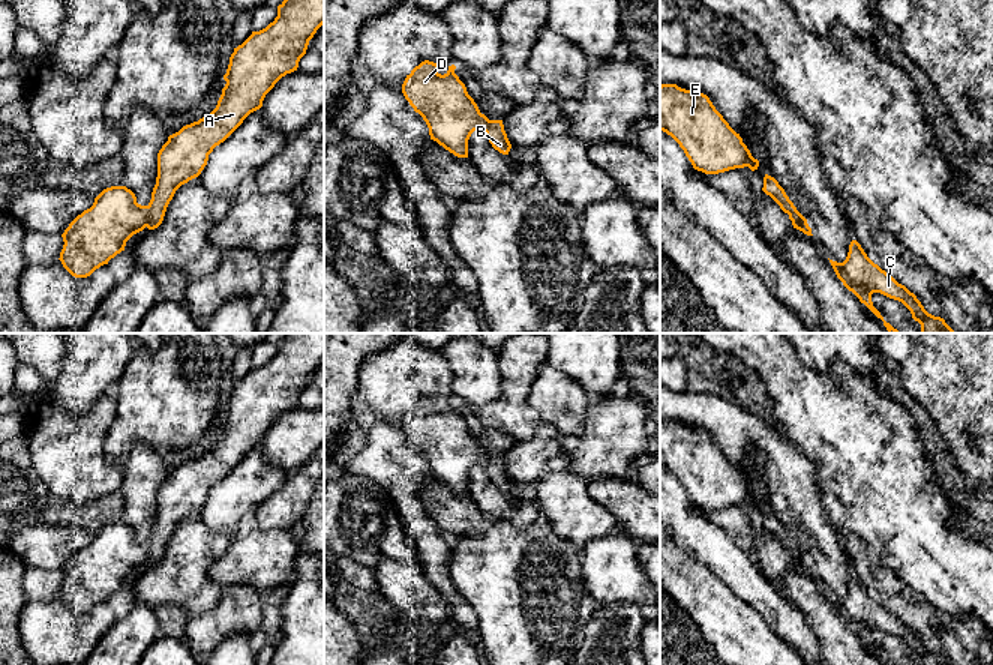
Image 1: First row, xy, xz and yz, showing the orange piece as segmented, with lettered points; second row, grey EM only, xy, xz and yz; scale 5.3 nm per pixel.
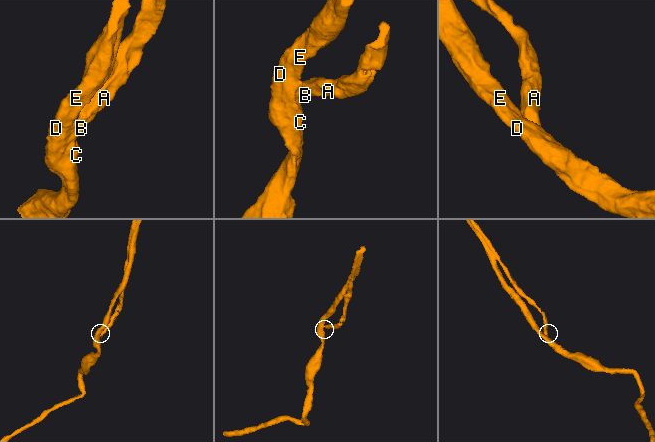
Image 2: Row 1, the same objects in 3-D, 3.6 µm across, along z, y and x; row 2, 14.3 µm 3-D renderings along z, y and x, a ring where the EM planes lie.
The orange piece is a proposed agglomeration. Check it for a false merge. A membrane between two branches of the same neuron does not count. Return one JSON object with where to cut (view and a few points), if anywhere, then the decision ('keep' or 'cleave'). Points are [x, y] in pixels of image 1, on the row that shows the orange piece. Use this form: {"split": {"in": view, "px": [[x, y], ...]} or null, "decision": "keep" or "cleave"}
{"split": {"in": "xy", "px": [[149, 206], [149, 222], [146, 225]]}, "decision": "cleave"}

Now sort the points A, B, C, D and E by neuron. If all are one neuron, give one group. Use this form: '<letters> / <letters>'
A B / C D E

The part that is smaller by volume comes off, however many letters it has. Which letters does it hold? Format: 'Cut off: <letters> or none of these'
Cut off: A, B

